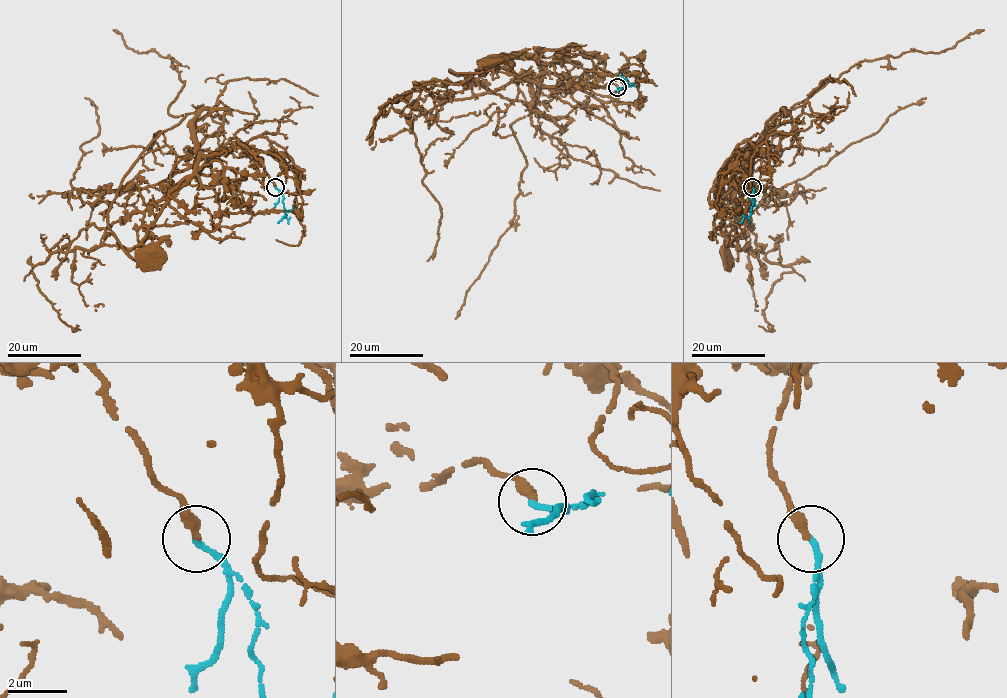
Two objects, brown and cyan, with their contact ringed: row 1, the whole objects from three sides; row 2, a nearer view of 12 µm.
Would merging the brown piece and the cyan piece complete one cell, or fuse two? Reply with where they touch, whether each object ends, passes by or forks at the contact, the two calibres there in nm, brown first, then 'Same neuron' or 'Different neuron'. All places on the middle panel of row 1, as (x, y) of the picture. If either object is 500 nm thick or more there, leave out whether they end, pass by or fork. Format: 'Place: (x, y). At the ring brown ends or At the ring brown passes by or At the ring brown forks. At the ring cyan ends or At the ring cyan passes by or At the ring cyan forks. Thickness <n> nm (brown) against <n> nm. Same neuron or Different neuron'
Place: (617, 87). At the ring brown ends. At the ring cyan ends. Thickness 360 nm (brown) against 200 nm. Same neuron

